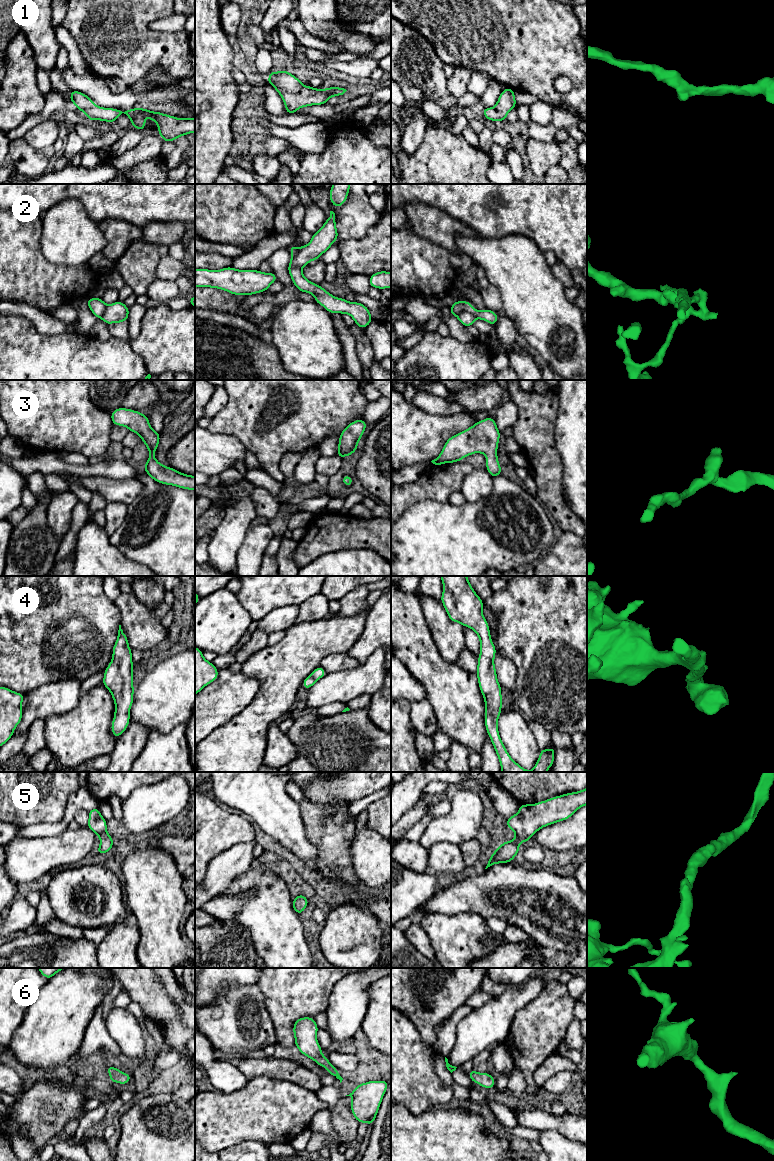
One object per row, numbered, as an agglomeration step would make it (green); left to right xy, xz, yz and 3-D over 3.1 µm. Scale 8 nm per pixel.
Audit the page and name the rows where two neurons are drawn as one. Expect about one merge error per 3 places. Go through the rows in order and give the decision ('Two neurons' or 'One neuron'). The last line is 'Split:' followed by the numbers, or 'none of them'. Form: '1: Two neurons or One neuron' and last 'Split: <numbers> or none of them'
1: One neuron
2: Two neurons
3: One neuron
4: One neuron
5: One neuron
6: One neuron
Split: 2

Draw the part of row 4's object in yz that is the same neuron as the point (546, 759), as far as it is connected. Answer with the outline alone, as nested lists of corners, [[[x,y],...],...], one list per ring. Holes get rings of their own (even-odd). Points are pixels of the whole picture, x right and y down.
[[[440,576],[443,583],[443,594],[440,598],[447,612],[448,617],[453,622],[458,622],[462,626],[471,628],[480,639],[480,655],[478,657],[477,677],[480,691],[485,701],[485,727],[487,734],[495,748],[495,752],[499,758],[502,772],[547,772],[554,763],[555,747],[552,746],[549,750],[540,748],[540,756],[533,770],[528,771],[516,763],[508,754],[498,731],[497,722],[502,711],[502,695],[501,685],[497,680],[497,673],[494,665],[496,647],[492,643],[488,622],[483,616],[482,609],[483,601],[476,594],[467,576]]]

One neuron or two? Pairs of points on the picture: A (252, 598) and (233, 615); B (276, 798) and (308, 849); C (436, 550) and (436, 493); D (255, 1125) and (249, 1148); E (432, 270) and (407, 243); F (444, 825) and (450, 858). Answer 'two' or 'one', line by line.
A: two
B: one
C: two
D: two
E: one
F: two

